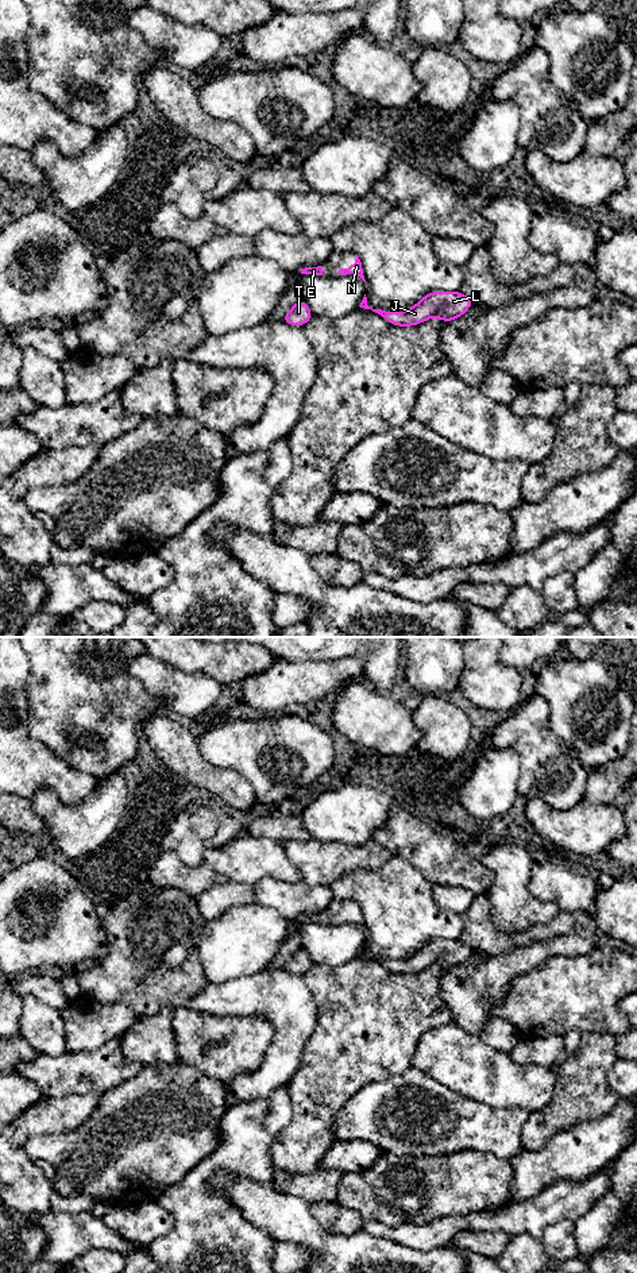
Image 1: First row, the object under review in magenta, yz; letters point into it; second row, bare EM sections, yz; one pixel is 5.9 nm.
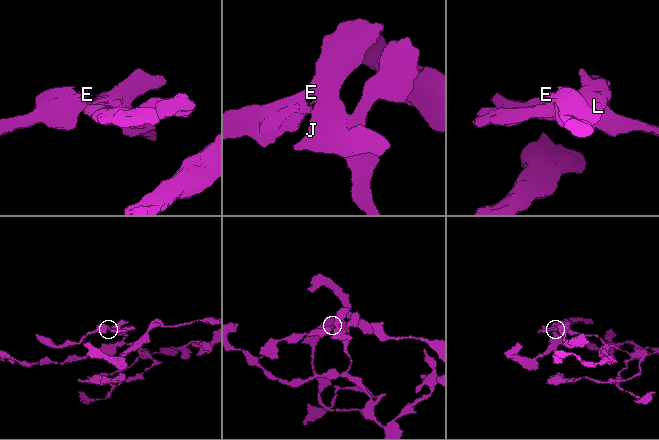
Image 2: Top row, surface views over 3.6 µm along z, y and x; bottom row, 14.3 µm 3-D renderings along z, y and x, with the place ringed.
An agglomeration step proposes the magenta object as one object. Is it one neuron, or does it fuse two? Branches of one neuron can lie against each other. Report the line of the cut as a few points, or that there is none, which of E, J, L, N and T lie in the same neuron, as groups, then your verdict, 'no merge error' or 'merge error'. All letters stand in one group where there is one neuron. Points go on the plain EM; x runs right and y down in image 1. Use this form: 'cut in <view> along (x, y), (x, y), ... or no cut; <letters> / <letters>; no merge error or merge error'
cut in yz along (362, 949), (365, 956); E N / J L T; merge error

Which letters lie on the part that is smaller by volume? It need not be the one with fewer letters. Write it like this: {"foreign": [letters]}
{"foreign": ["E", "N"]}

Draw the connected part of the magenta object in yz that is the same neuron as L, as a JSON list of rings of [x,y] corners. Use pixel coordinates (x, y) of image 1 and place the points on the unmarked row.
[[[435,938],[435,940],[424,944],[416,953],[410,954],[410,956],[409,956],[408,958],[405,958],[405,960],[386,960],[386,958],[382,958],[382,957],[372,957],[372,956],[370,956],[368,953],[364,954],[363,950],[360,950],[359,954],[360,954],[360,956],[364,956],[364,957],[371,957],[372,960],[381,963],[389,972],[393,972],[393,973],[397,973],[397,975],[412,975],[412,973],[418,973],[418,972],[424,971],[425,968],[428,968],[428,967],[431,967],[431,965],[437,965],[437,967],[440,967],[440,968],[443,968],[444,971],[449,971],[449,969],[452,969],[452,968],[463,964],[463,963],[472,954],[472,952],[474,952],[474,949],[472,949],[470,945],[466,945],[460,938],[458,938],[458,940]]]

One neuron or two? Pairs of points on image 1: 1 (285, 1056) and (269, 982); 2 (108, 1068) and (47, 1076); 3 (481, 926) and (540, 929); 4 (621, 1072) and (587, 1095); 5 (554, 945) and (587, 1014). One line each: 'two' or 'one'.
1: one
2: one
3: one
4: two
5: two

